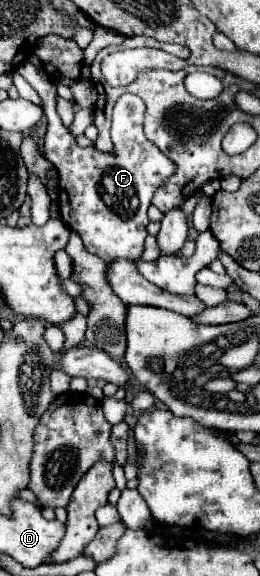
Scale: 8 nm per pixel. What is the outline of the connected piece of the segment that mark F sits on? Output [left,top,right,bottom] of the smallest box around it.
[18,63,174,259]

